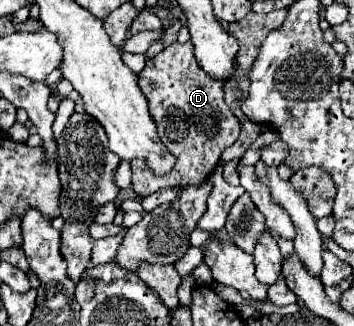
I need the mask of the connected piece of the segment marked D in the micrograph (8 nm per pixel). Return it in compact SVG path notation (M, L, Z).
M191 42L169 44L153 60L147 60L139 74L139 86L149 100L149 110L155 118L159 138L177 156L175 168L163 178L151 178L151 170L143 162L131 162L133 190L139 196L149 196L171 186L201 184L217 166L221 152L231 146L241 130L241 122L231 114L223 100L223 80L205 74L193 54Z

